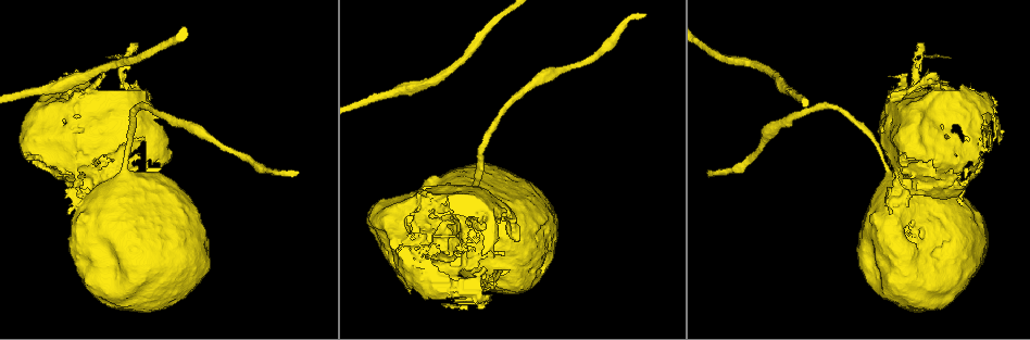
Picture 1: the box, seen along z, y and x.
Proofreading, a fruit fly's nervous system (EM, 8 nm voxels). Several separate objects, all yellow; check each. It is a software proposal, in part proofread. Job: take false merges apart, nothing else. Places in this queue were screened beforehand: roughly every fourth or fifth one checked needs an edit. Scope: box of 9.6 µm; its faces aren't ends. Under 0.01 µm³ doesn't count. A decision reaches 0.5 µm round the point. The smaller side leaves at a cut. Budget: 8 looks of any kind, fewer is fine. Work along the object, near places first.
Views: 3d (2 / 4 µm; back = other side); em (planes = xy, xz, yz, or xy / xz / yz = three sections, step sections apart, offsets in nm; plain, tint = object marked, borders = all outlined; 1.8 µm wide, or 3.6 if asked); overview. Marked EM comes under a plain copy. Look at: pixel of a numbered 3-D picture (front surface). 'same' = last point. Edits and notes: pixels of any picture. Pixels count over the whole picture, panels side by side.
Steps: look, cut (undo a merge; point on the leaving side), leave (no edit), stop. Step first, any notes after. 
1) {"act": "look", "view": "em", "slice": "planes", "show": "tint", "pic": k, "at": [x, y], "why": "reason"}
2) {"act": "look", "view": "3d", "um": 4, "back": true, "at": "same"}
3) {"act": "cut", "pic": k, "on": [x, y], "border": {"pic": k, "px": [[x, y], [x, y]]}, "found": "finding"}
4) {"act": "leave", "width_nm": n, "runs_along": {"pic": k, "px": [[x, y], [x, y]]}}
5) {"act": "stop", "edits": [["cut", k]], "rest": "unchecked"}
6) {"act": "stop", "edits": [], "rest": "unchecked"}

{"act": "look", "view": "em", "slice": "planes", "show": "tint", "pic": 1, "at": [463, 289], "why": "arms part here"}

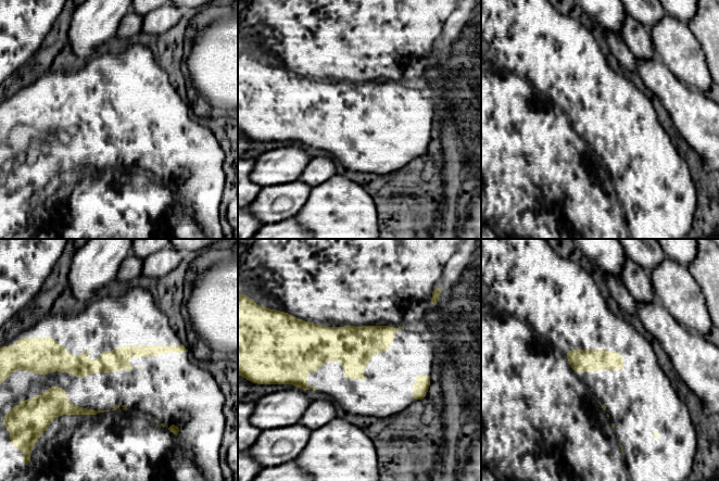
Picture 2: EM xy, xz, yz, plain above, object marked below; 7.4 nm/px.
{"act": "leave", "runs_along": {"pic": 2, "px": [[180, 349], [124, 351], [102, 365], [51, 355]]}, "found": "one neuron here"}

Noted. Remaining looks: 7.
{"act": "look", "view": "3d", "um": 4, "pic": 1, "at": [407, 263], "why": "a narrow waist"}

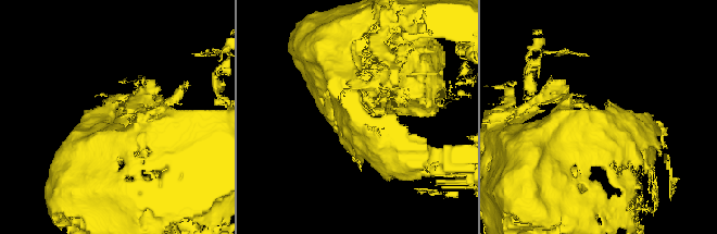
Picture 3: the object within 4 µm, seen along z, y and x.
{"act": "look", "view": "em", "slice": "planes", "show": "tint", "pic": 3, "at": [351, 114]}

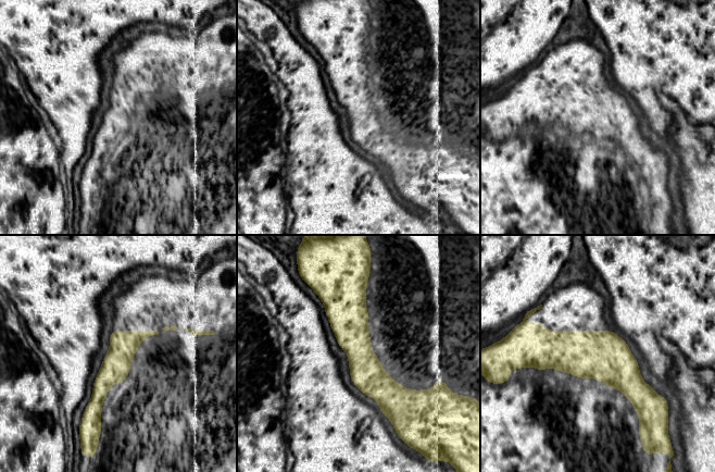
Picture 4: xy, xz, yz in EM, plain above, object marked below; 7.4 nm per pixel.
{"act": "leave", "width_nm": 220, "found": "one neuron here"}

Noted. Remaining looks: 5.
{"act": "look", "view": "3d", "um": 4, "pic": 1, "at": [123, 173], "why": "thick turns thin"}

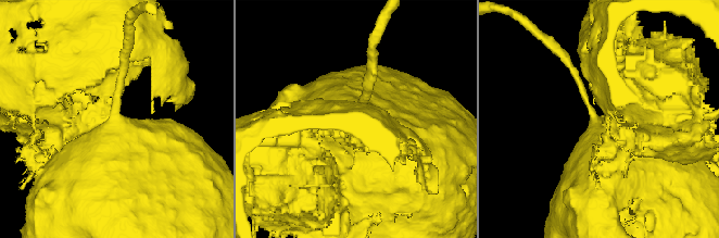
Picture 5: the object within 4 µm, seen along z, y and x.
{"act": "look", "view": "em", "um": 3.6, "slice": "xz", "step": 4, "show": "borders", "pic": 5, "at": [115, 120], "why": "shape alone is not enough"}

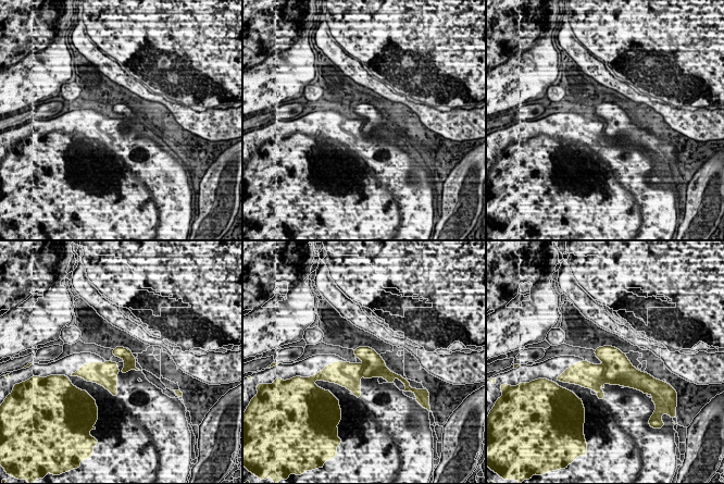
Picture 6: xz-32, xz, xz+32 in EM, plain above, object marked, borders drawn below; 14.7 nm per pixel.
{"act": "look", "view": "em", "um": 3.6, "slice": "planes", "show": "borders", "at": "same", "why": "cut it another way"}

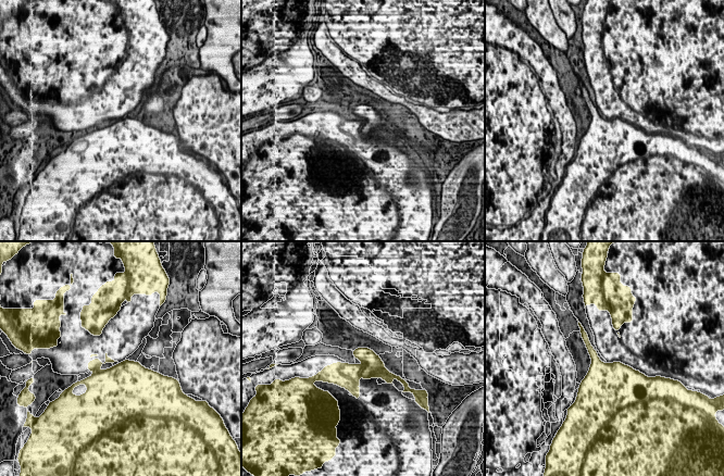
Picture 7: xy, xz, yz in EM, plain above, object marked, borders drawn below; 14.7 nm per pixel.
{"act": "cut", "pic": 7, "on": [346, 375], "width_nm": 320, "border": {"pic": 7, "px": [[362, 370], [360, 374]]}, "found": "two neurons meet here"}

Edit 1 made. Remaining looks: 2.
{"act": "stop", "edits": [["cut", 7]], "rest": "unchecked"}

